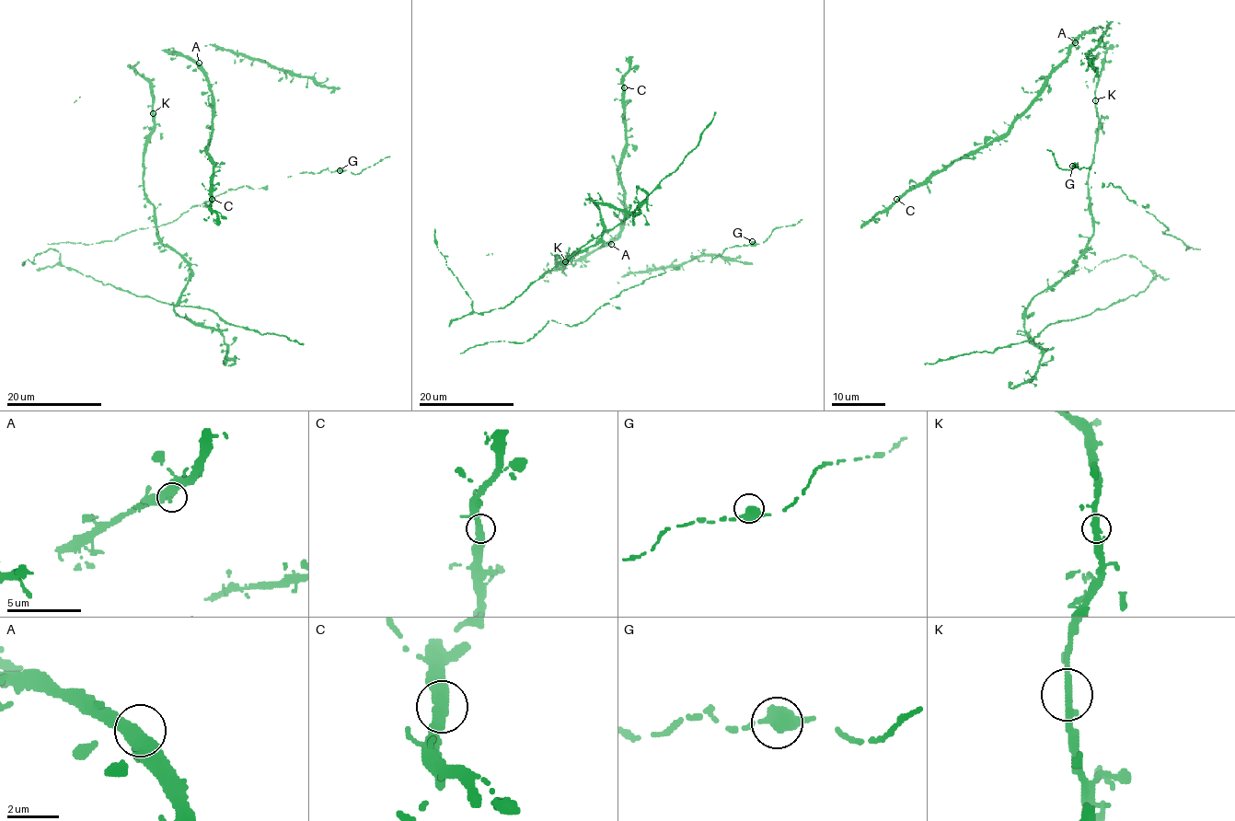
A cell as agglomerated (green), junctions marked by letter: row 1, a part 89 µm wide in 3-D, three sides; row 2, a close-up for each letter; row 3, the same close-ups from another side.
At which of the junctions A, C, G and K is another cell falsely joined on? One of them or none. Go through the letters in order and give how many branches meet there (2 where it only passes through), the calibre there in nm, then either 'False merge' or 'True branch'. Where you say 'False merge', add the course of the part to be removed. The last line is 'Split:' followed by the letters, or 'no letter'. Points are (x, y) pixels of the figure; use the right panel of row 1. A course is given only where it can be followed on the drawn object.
A: Branches: 3. Thickness 360 nm. True branch
C: Branches: 2. Thickness 360 nm. True branch
G: Branches: 2. Thickness 400 nm. True branch
K: Branches: 2. Thickness 360 nm. True branch
Split: no letter

